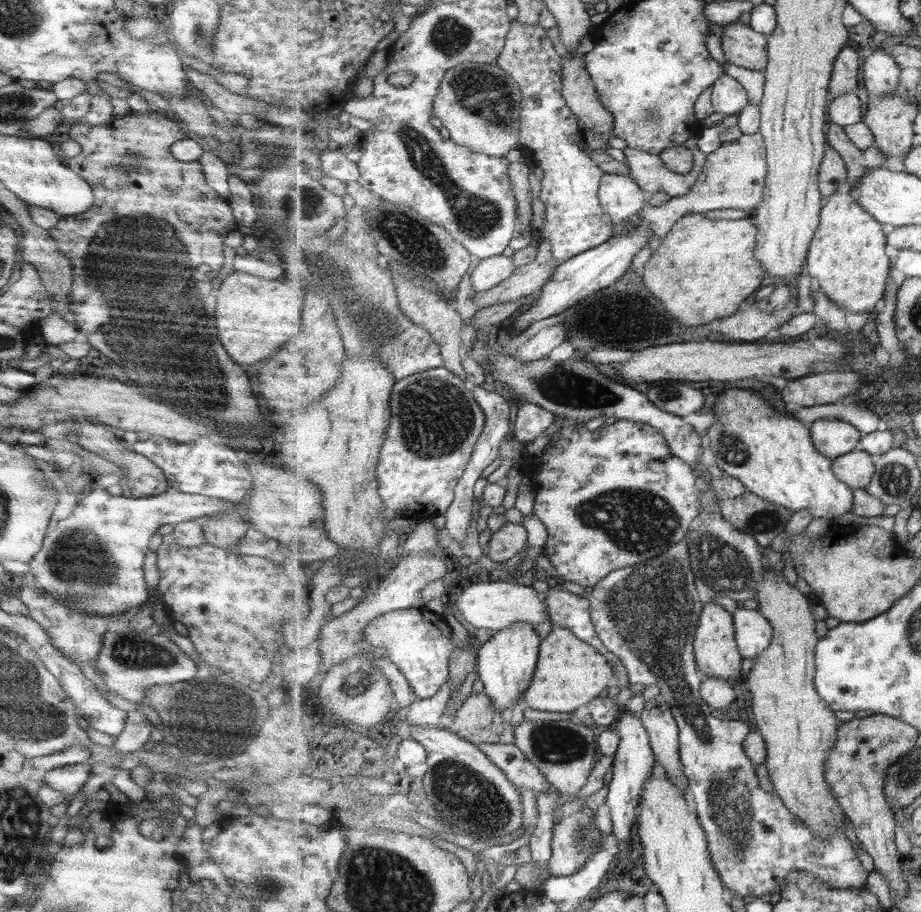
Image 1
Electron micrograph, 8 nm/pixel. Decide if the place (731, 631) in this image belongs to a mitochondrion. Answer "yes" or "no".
no

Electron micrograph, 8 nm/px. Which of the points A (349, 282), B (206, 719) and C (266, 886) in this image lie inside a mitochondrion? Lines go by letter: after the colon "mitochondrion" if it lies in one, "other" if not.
A: mitochondrion
B: mitochondrion
C: mitochondrion

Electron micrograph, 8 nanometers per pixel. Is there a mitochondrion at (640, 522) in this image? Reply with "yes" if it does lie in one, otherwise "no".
yes

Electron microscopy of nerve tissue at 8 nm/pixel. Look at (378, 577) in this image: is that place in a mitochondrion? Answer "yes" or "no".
no

